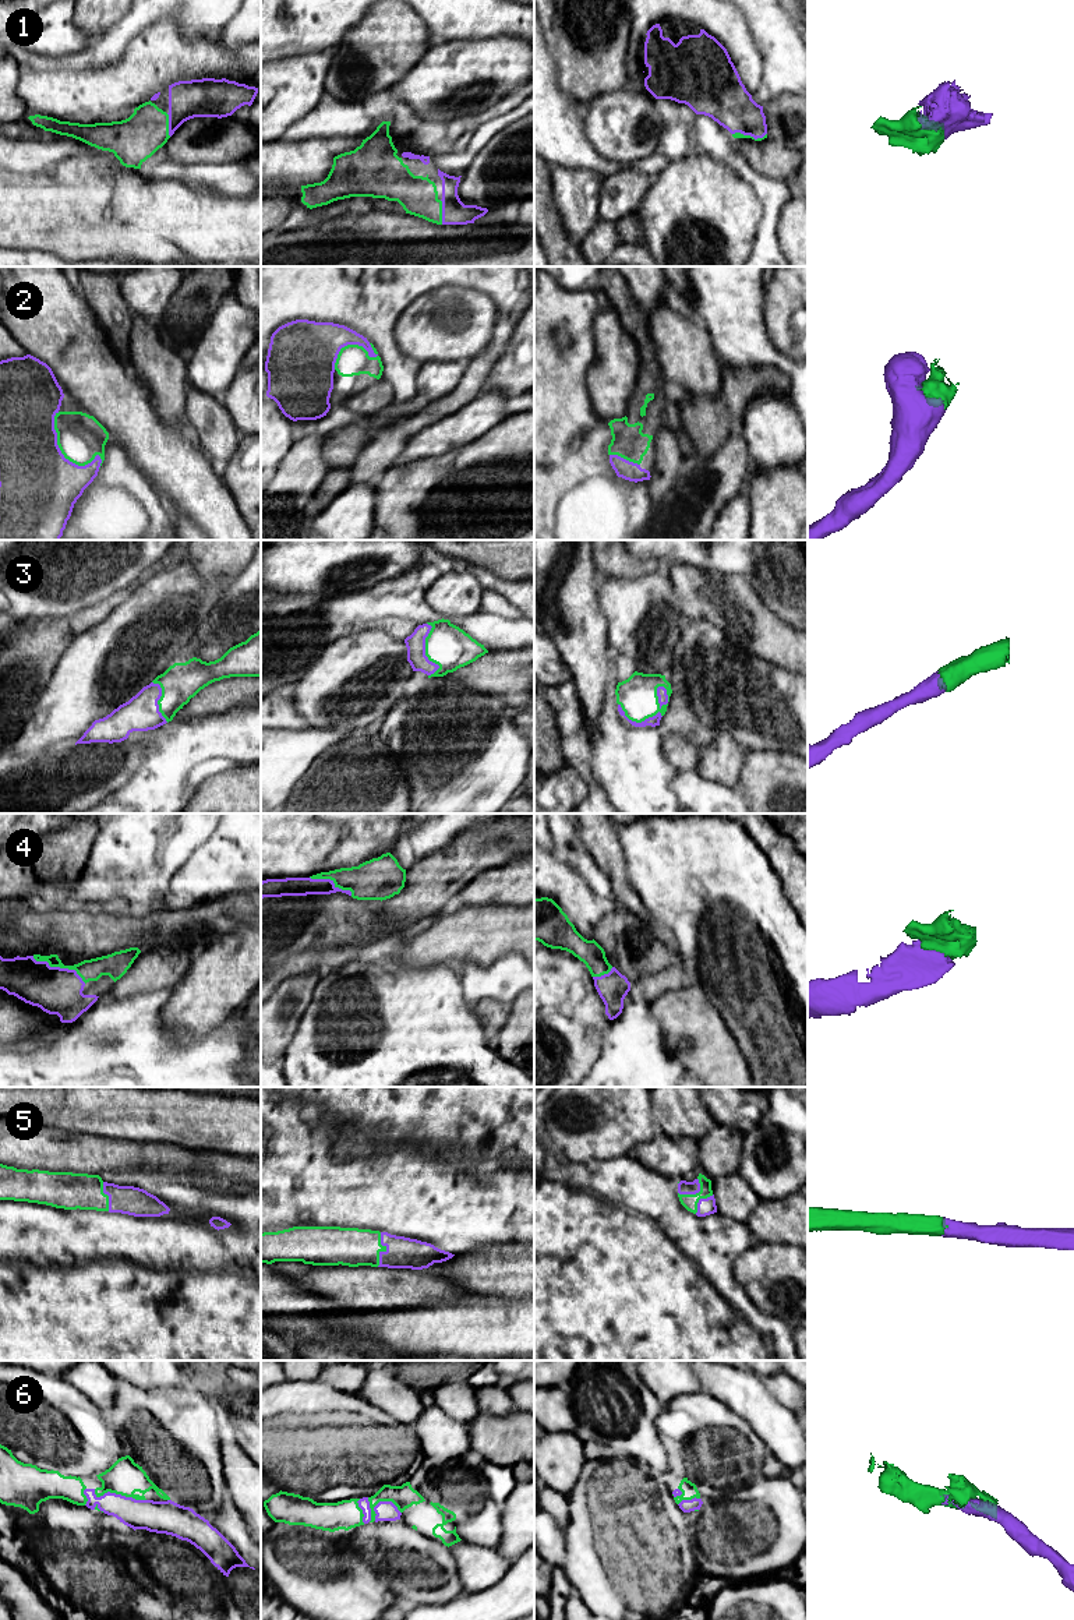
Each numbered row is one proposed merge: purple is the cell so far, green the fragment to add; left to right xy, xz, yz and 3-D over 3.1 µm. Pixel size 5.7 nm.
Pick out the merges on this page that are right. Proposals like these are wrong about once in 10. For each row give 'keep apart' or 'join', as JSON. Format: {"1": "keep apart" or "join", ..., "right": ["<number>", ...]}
{"1": "join", "2": "join", "3": "join", "4": "join", "5": "join", "6": "join", "right": ["1", "2", "3", "4", "5", "6"]}

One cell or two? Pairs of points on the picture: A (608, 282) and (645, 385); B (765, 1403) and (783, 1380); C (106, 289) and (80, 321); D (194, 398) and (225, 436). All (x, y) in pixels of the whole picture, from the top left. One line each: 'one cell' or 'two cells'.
A: one cell
B: two cells
C: two cells
D: one cell

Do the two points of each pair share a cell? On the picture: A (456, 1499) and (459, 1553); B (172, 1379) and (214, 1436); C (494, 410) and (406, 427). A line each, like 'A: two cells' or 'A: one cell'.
A: two cells
B: two cells
C: two cells

